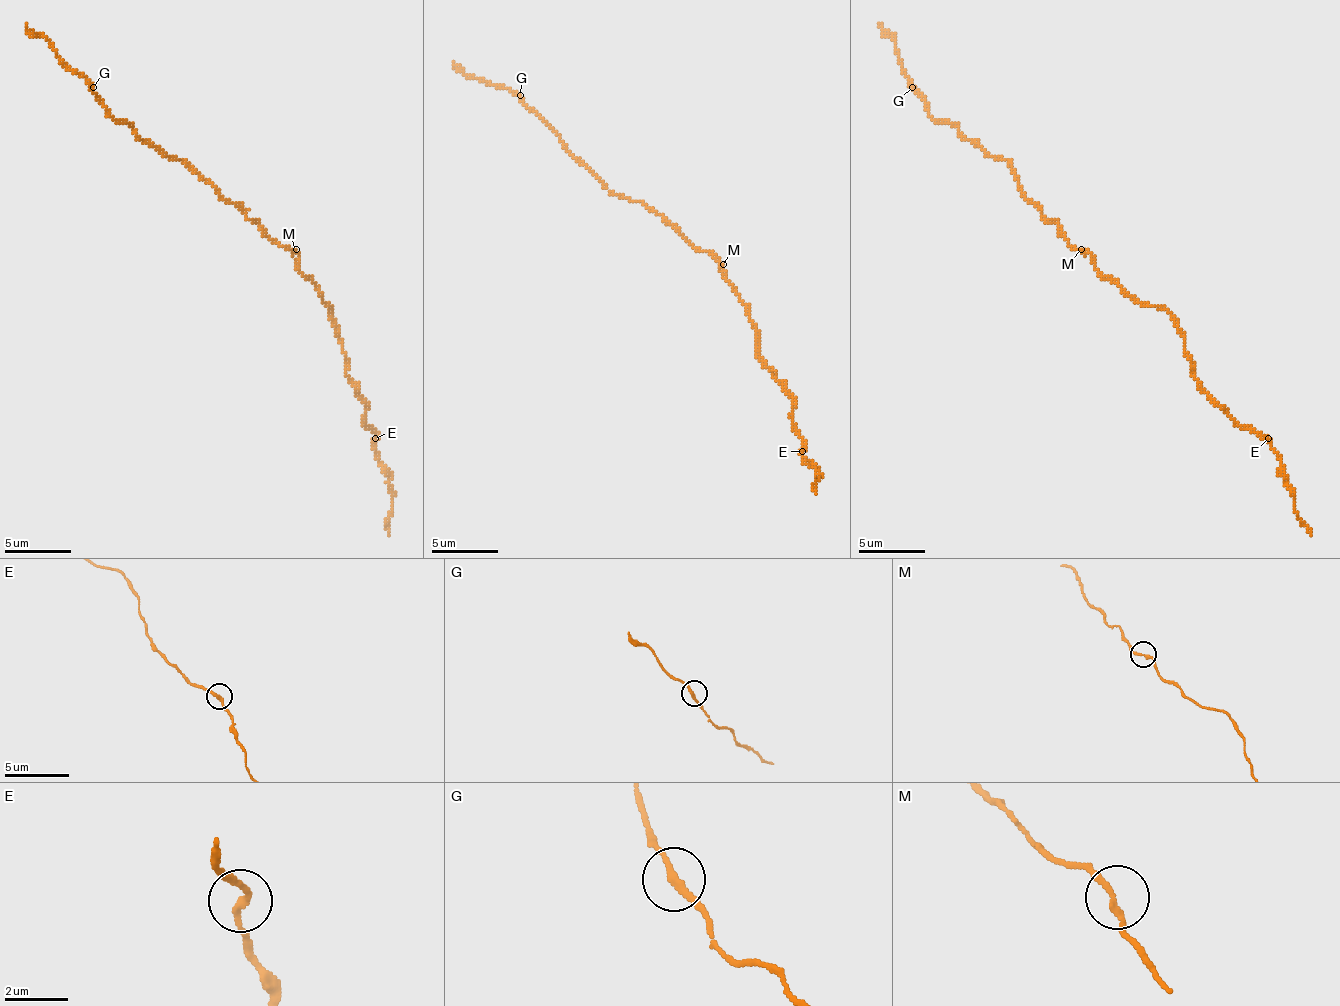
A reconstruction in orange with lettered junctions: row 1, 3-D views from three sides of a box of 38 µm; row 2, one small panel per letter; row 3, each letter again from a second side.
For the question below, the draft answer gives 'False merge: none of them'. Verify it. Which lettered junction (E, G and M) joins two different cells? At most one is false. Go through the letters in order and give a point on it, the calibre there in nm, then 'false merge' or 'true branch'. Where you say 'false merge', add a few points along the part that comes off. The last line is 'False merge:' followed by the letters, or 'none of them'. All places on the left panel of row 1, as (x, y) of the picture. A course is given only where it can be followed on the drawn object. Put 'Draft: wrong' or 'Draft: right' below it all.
E: (375, 438) | 190 nm | true branch
G: (93, 87) | 190 nm | true branch
M: (296, 249) | 200 nm | true branch
False merge: none of them
Draft: right

